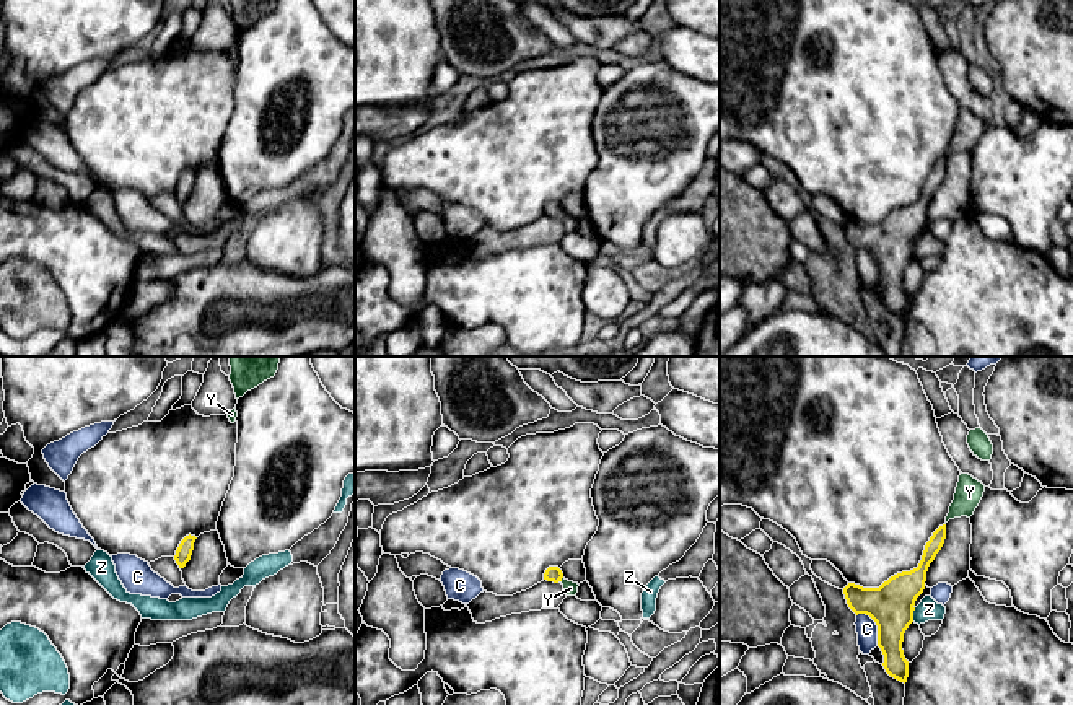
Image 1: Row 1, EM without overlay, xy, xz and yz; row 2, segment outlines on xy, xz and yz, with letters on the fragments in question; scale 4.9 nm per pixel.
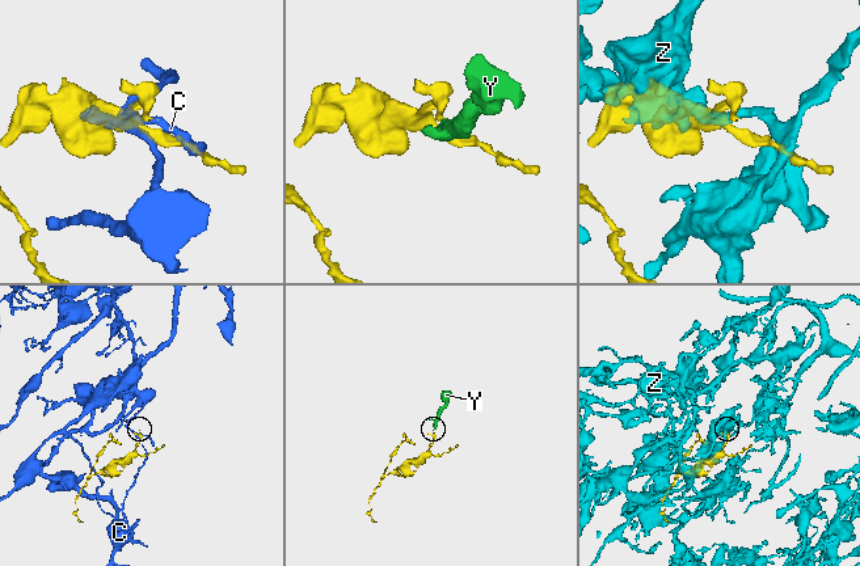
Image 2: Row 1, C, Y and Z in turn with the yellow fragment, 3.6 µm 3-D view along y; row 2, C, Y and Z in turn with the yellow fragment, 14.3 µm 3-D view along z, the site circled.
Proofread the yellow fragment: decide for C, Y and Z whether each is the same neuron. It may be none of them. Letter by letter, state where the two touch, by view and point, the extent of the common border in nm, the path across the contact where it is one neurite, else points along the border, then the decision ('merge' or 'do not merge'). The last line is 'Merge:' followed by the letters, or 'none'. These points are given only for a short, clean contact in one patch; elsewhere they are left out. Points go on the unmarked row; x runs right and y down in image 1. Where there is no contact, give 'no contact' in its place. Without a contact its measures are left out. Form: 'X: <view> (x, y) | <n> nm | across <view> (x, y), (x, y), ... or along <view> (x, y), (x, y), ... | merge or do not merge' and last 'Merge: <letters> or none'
C: yz (876, 259) | 190 nm | along yz (858, 248), (865, 248), (875, 258), (878, 280) | do not merge
Y: xz (560, 215) | 30 nm | across xz (552, 209), (560, 215), (570, 223) | merge
Z: yz (912, 249) | 70 nm | do not merge
Merge: Y

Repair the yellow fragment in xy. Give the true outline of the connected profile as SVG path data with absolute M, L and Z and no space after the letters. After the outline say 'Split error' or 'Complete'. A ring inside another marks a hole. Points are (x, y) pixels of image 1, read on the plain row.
M186 171L174 190L176 199L179 200L179 204L184 204L186 199L191 195L192 186L194 186L194 177L195 177L195 171Z. Complete

